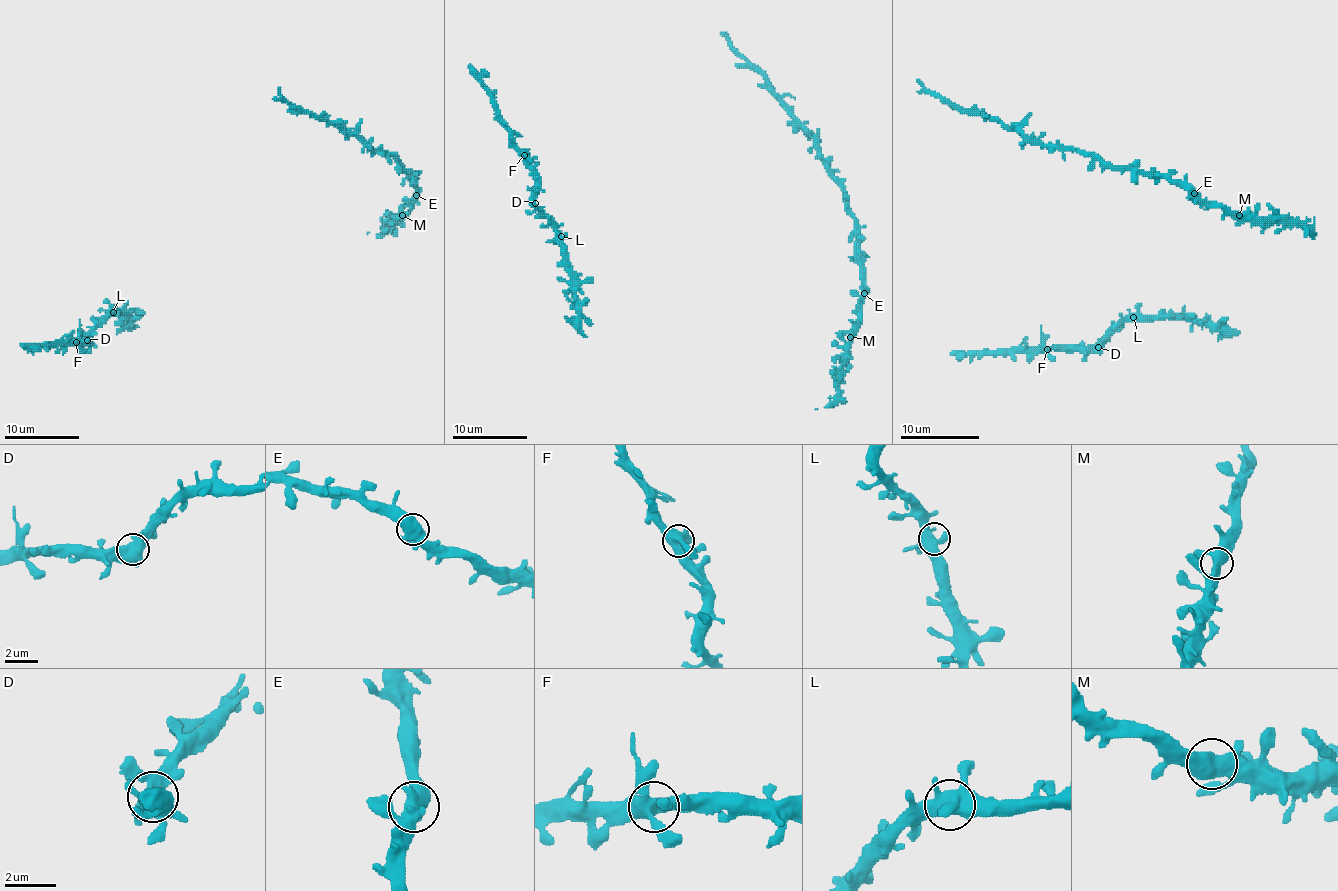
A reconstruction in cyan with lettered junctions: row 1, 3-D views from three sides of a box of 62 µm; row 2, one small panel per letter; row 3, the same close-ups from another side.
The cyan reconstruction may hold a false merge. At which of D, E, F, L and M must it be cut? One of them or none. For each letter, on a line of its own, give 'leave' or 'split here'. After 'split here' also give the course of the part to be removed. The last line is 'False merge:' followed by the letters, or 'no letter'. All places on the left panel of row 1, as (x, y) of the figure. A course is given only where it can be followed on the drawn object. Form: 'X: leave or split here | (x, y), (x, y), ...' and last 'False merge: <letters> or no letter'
D: leave
E: leave
F: leave
L: leave
M: leave
False merge: no letter

